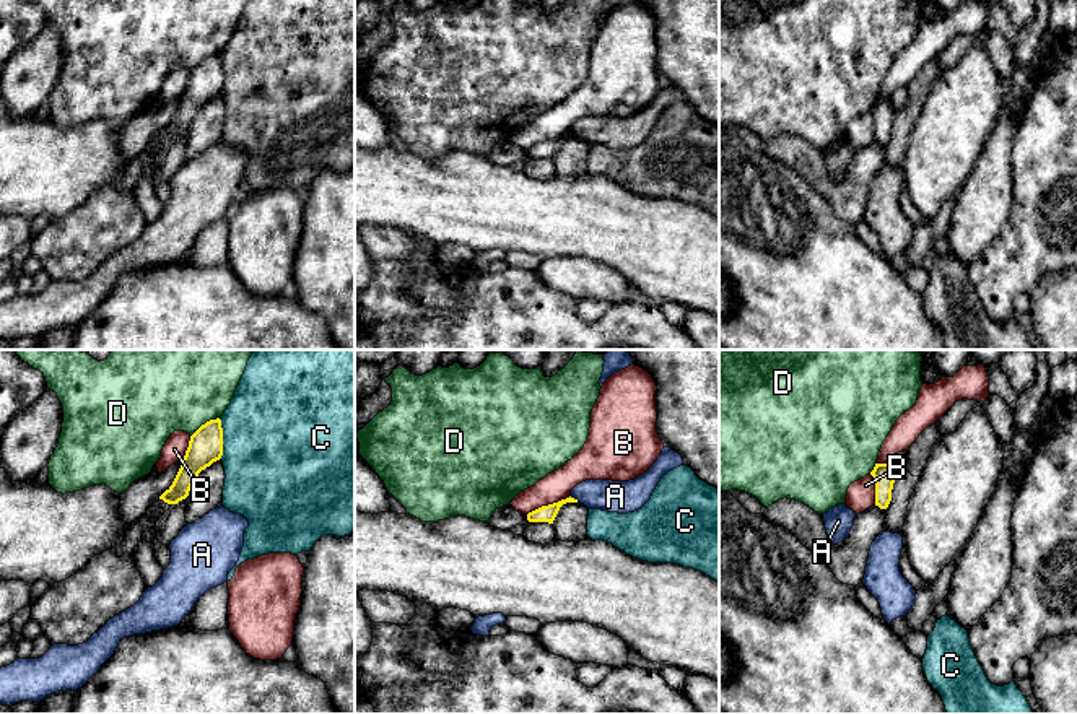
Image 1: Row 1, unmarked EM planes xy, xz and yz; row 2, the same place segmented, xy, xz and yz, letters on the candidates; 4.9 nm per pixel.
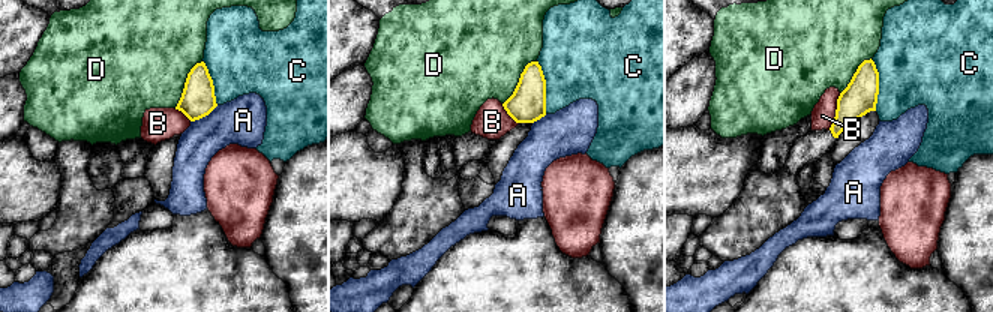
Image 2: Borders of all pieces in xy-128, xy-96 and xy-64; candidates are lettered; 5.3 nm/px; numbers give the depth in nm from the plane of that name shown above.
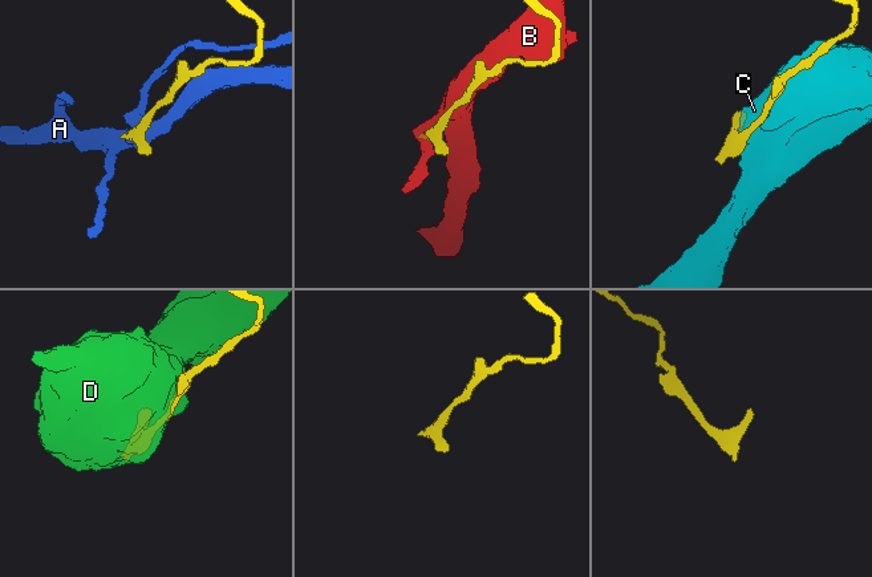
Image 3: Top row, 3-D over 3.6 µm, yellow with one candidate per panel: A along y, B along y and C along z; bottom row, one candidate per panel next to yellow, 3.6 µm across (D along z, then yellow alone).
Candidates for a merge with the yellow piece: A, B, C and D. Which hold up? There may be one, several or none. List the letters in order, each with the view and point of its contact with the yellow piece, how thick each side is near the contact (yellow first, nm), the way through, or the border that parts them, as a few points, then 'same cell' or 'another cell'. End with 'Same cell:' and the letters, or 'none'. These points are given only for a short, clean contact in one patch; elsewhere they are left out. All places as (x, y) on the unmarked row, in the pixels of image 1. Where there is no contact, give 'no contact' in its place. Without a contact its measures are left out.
A: xz (573, 134) | 80/160 nm | along xz (570, 130), (578, 137) | another cell
B: xz (549, 140) | 80/140 nm | another cell
C: xy (222, 74) | 170/500 nm | another cell
D: xy (205, 59) | 170/340 nm | another cell
Same cell: none

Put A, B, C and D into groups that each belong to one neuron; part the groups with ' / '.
A / B / C / D

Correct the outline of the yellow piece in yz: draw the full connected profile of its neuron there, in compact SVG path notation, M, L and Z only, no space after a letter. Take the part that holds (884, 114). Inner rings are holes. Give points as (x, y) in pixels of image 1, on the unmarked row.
M890 98L875 99L870 111L874 112L875 119L875 141L887 145L892 137L892 125L895 119L895 111L890 104Z

